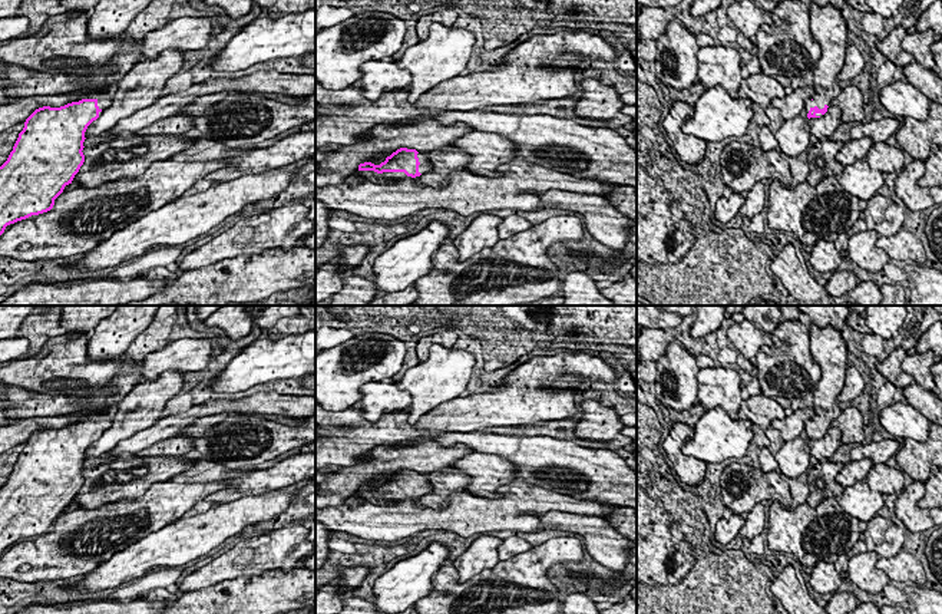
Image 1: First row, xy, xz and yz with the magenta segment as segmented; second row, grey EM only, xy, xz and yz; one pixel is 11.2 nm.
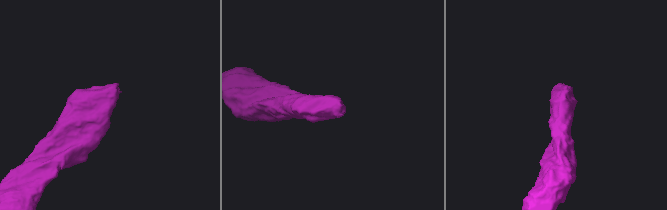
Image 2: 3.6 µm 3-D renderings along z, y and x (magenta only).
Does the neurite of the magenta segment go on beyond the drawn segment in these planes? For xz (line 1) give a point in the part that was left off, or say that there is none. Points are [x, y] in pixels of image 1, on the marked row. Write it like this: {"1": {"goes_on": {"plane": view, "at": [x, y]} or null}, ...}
{"1": {"goes_on": {"plane": "xz", "at": [386, 177]}}}

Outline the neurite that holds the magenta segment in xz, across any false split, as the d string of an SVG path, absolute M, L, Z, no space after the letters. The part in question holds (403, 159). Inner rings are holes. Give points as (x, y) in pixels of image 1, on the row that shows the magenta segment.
M400 148L380 165L364 162L358 171L367 171L370 181L376 184L396 182L406 176L420 176L433 171L429 158L416 149Z

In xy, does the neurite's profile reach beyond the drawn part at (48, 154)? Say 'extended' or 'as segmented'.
extended

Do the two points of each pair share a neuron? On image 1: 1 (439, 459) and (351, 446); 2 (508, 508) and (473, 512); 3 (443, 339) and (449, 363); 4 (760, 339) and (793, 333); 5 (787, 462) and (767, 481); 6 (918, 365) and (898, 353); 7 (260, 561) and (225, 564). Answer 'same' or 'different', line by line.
1: different
2: same
3: different
4: different
5: different
6: different
7: same

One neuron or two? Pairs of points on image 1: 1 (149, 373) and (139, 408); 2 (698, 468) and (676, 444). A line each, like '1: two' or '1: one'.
1: two
2: one

